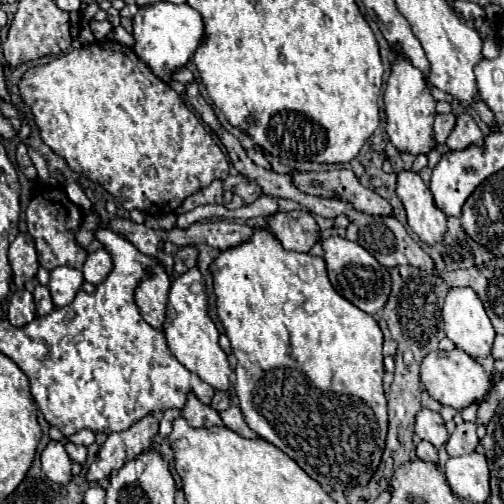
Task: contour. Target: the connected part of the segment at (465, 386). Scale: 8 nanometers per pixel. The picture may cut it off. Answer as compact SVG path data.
M454 348L450 352L430 352L424 360L422 360L422 384L426 388L426 392L436 398L442 406L452 406L456 410L464 410L474 402L486 402L490 398L490 394L494 392L494 382L492 376L486 374L486 370L468 354L464 354L462 350Z

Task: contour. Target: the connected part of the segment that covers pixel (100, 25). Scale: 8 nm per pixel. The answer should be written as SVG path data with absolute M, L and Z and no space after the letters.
M104 20L104 22L90 22L90 28L92 28L92 32L94 32L94 36L96 36L96 40L98 42L102 42L102 40L106 40L106 36L112 32L112 24L108 22L108 20Z

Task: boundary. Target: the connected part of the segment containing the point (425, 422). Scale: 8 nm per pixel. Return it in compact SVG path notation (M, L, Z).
M422 408L416 414L416 434L422 440L428 440L430 444L434 444L436 448L444 446L448 440L448 432L446 432L442 416L438 412L428 410L428 408Z

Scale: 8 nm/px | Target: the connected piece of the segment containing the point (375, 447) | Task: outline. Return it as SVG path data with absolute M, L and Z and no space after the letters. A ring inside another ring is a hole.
M260 228L248 242L222 252L212 266L212 274L218 316L238 358L234 392L248 426L294 458L318 484L342 492L356 484L364 486L380 464L388 430L378 322L332 288L322 258L288 252L272 234Z

